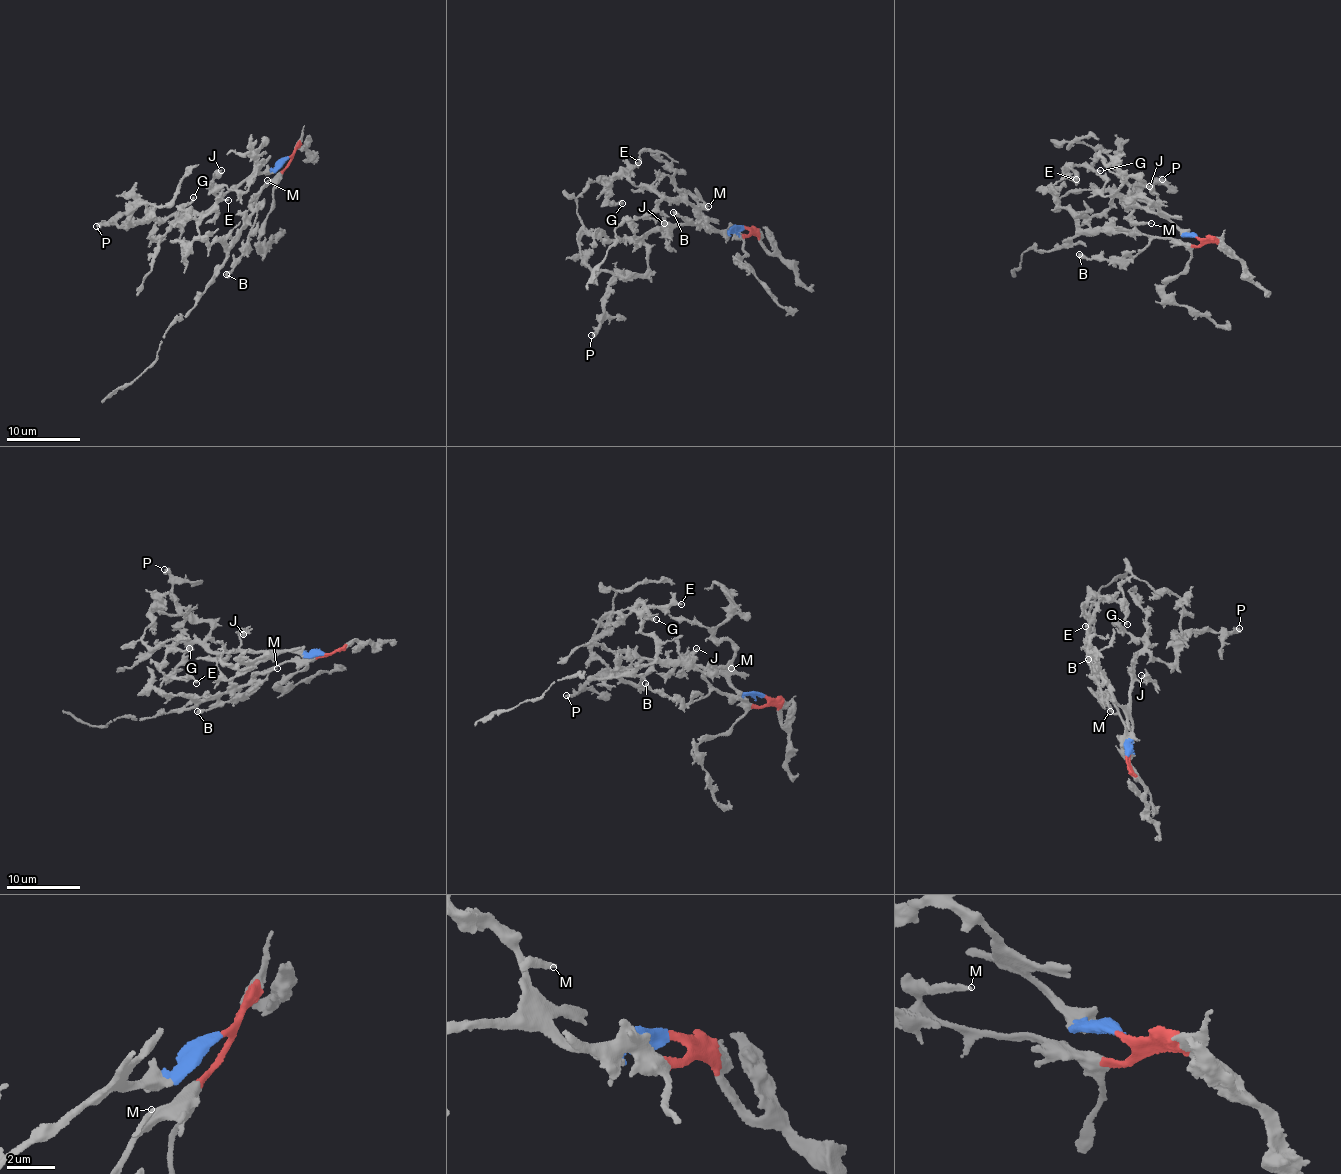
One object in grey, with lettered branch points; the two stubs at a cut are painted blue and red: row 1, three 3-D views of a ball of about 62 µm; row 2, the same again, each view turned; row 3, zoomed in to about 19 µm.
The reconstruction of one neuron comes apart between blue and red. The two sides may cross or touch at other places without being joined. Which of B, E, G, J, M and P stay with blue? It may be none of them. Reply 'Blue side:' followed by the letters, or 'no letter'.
Blue side: J, P

